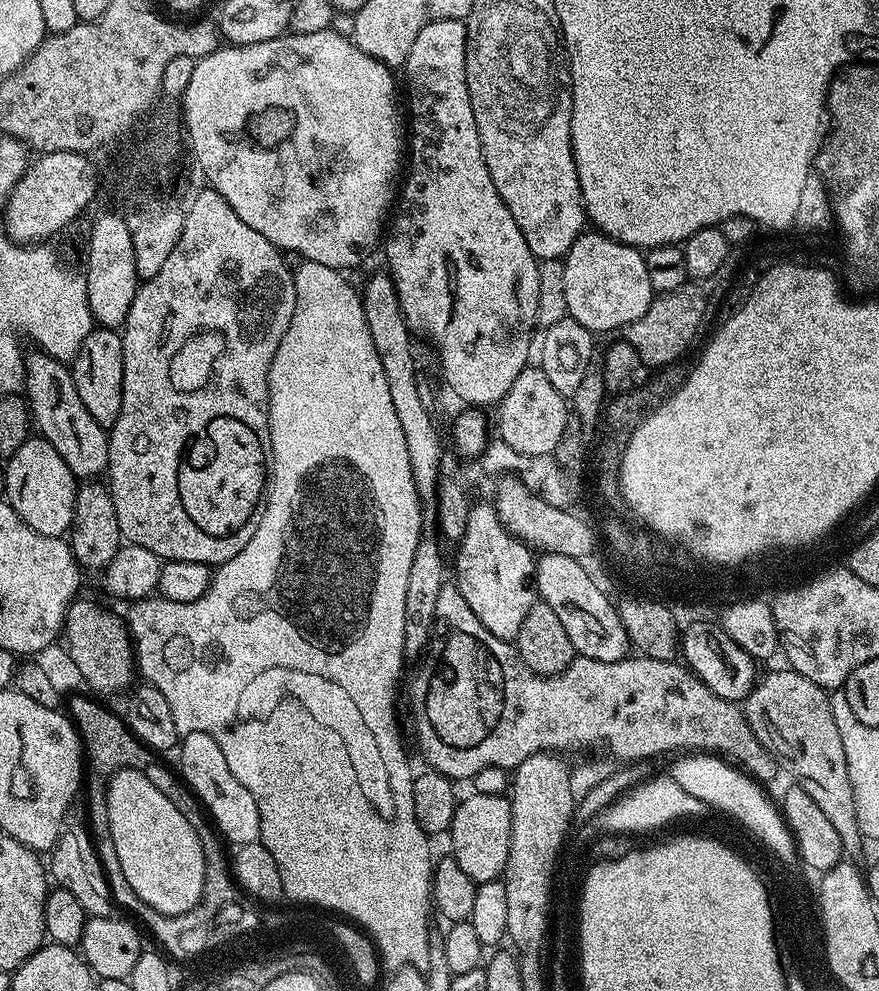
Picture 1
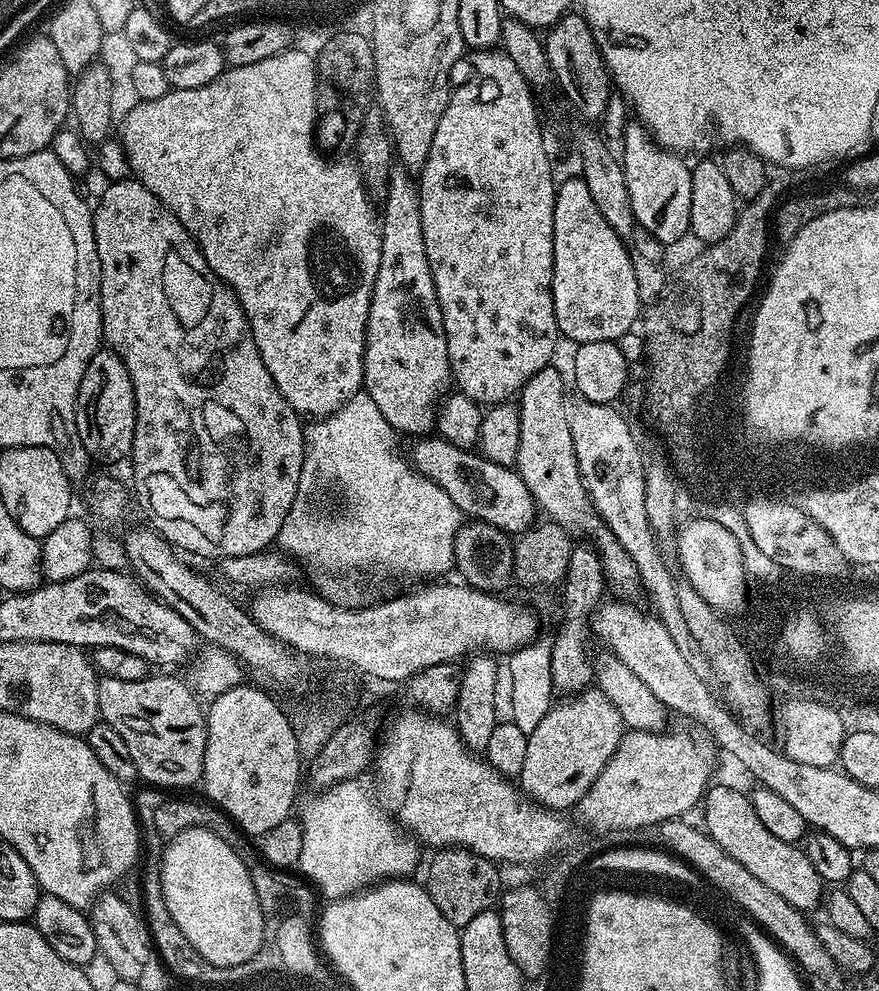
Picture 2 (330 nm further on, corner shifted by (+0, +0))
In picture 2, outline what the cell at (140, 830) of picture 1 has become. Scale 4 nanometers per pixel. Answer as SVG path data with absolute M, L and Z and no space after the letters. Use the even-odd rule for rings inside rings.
M183 828L181 832L176 833L167 841L168 844L164 848L164 857L159 857L160 881L162 882L162 894L166 898L166 908L170 910L170 916L174 918L174 922L178 922L178 930L182 930L182 934L186 934L186 942L190 942L196 951L208 962L218 967L238 966L240 963L249 962L259 952L259 948L263 944L264 933L262 932L262 920L264 915L260 908L256 908L256 896L254 893L254 882L252 881L252 873L248 871L247 866L242 862L242 858L238 858L238 854L226 842L222 842L222 838L218 838L216 832L211 832L208 828Z

